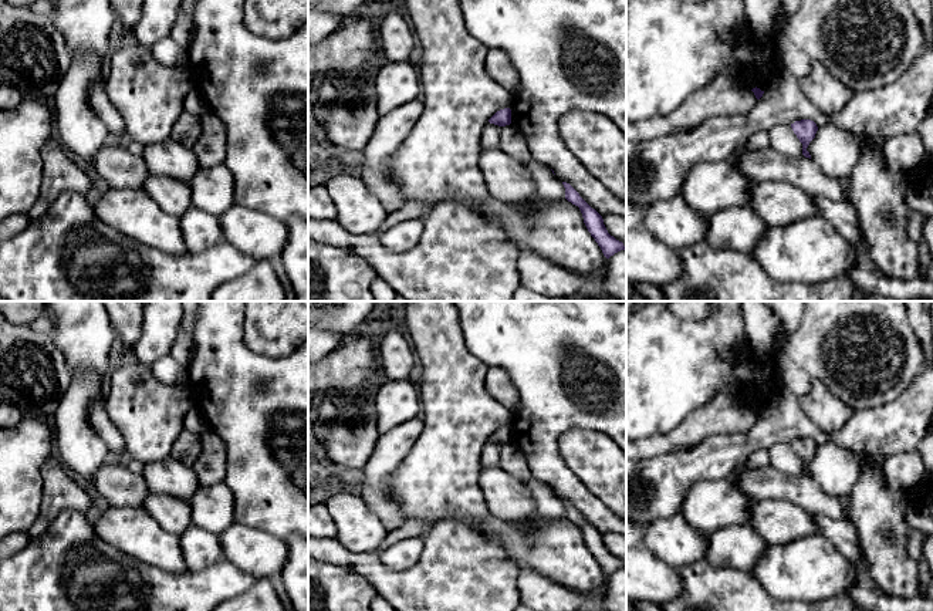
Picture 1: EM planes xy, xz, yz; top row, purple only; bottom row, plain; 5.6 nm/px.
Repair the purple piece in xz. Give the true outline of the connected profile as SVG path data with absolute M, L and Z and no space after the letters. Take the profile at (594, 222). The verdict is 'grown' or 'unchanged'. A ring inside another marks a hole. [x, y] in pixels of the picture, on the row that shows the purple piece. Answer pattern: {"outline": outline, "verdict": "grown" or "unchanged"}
{"outline": "M562 182L562 185L565 188L565 199L579 207L584 223L601 247L604 256L609 259L615 253L625 250L623 243L608 233L602 216L592 209L569 183Z", "verdict": "unchanged"}

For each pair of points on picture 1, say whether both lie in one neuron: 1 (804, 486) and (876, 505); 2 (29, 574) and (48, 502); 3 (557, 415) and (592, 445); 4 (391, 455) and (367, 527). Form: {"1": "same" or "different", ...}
{"1": "different", "2": "different", "3": "different", "4": "different"}

